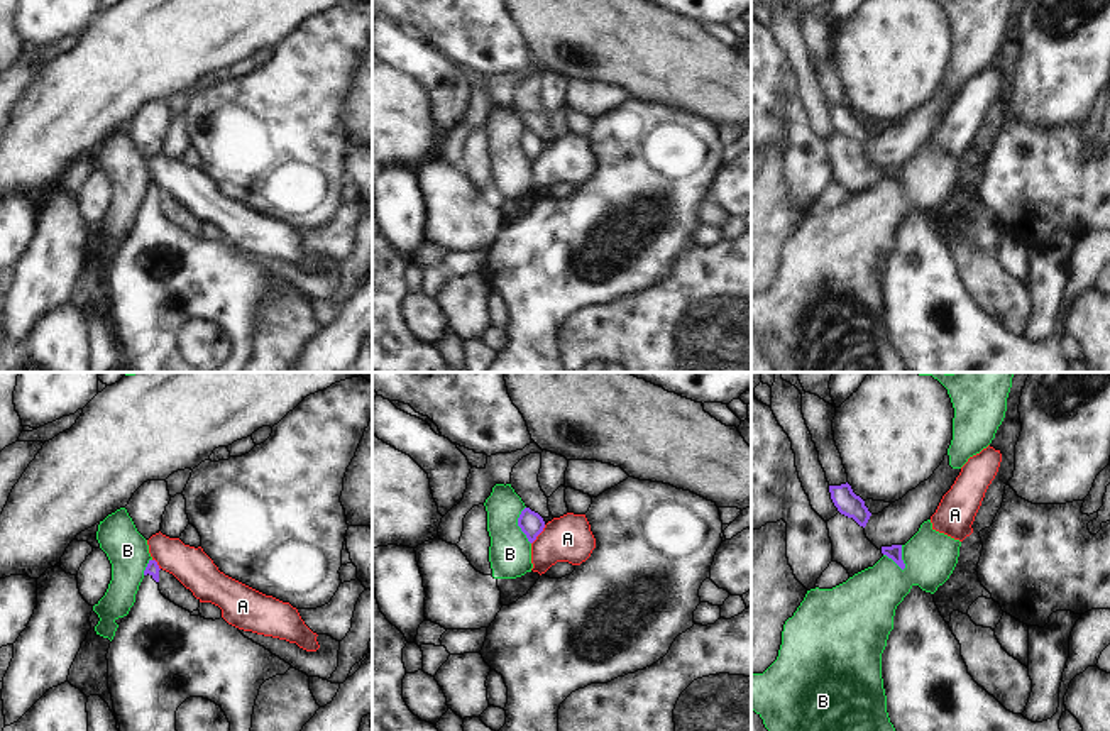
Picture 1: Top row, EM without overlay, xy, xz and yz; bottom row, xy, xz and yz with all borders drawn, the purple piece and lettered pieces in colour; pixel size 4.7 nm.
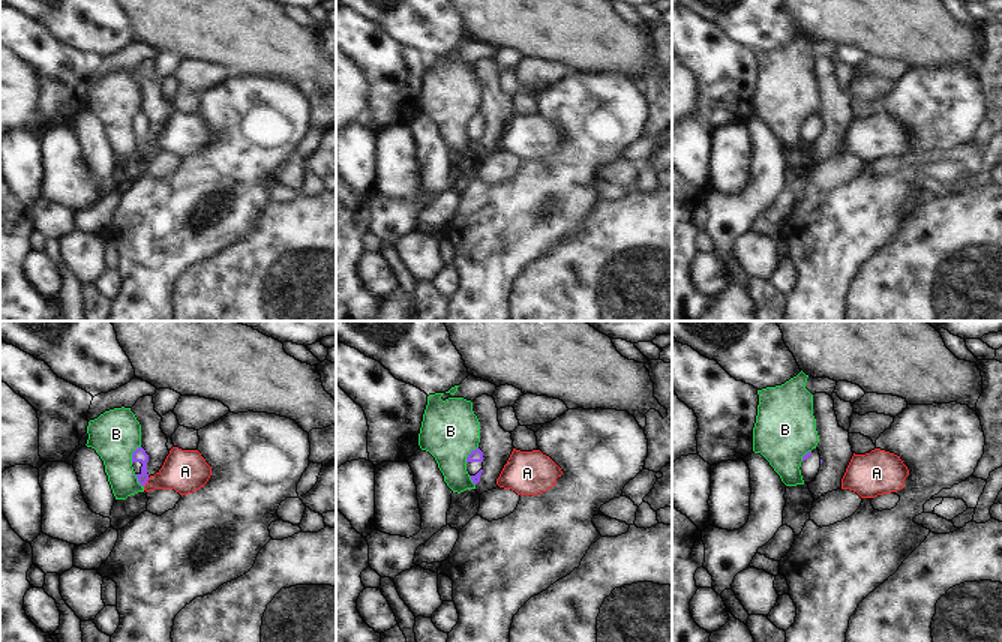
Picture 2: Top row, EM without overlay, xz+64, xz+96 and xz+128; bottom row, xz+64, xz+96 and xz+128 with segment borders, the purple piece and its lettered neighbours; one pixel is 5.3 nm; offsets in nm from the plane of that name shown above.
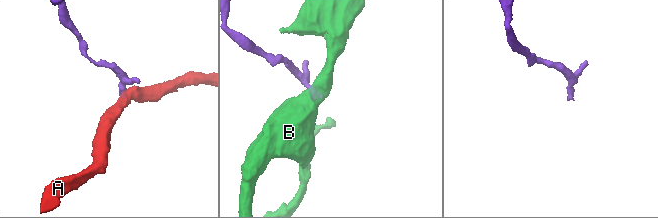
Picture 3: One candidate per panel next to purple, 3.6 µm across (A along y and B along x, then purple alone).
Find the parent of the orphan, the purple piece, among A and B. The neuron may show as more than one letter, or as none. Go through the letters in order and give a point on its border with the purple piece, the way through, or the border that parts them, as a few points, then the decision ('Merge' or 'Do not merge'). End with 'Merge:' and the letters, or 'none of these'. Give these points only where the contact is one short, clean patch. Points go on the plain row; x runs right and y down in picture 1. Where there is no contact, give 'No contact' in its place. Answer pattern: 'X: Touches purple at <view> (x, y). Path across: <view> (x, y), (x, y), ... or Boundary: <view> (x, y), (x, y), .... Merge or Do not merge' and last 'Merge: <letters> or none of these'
A: Touches purple at xz (538, 154). Boundary: xz (545, 146), (532, 164). Do not merge
B: Touches purple at yz (895, 183). Boundary: yz (884, 175), (902, 190), (906, 188). Do not merge
Merge: none of these.

